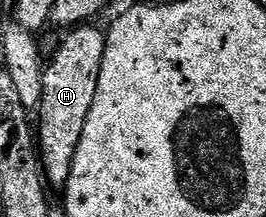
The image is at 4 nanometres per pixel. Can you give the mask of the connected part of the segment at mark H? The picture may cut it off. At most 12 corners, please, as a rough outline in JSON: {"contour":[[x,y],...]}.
{"contour":[[74,27],[41,80],[41,167],[64,188],[106,32]]}

